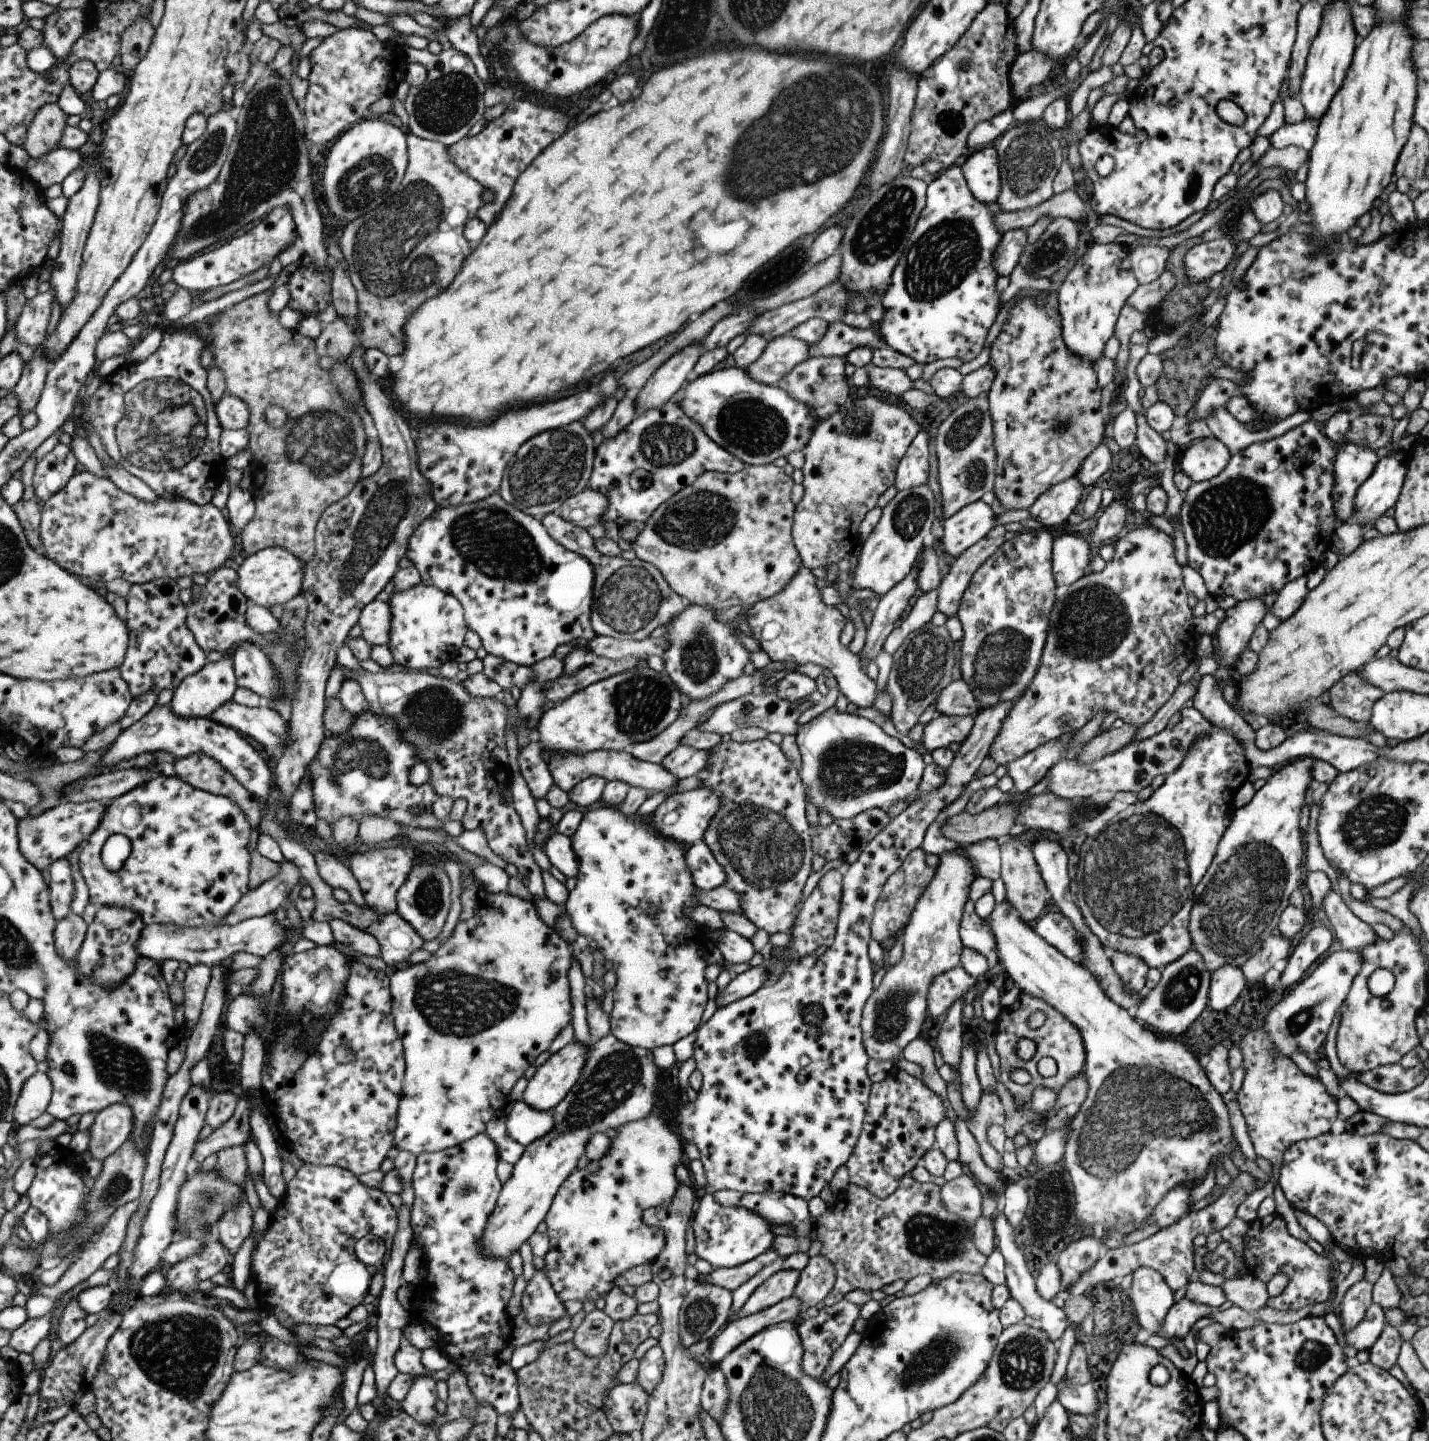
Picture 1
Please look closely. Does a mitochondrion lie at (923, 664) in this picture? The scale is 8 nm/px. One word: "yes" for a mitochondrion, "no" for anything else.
yes

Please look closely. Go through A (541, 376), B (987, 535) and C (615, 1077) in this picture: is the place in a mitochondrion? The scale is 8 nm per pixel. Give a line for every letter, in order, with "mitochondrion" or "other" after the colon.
A: other
B: other
C: mitochondrion

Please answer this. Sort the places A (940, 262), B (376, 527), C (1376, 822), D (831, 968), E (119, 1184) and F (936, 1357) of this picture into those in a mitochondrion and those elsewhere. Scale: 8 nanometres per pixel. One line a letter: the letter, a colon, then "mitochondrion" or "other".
A: mitochondrion
B: mitochondrion
C: mitochondrion
D: other
E: mitochondrion
F: mitochondrion

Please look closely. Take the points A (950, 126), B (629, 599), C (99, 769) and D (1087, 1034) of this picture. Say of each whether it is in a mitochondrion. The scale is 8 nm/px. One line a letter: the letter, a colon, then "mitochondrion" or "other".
A: mitochondrion
B: mitochondrion
C: other
D: other

